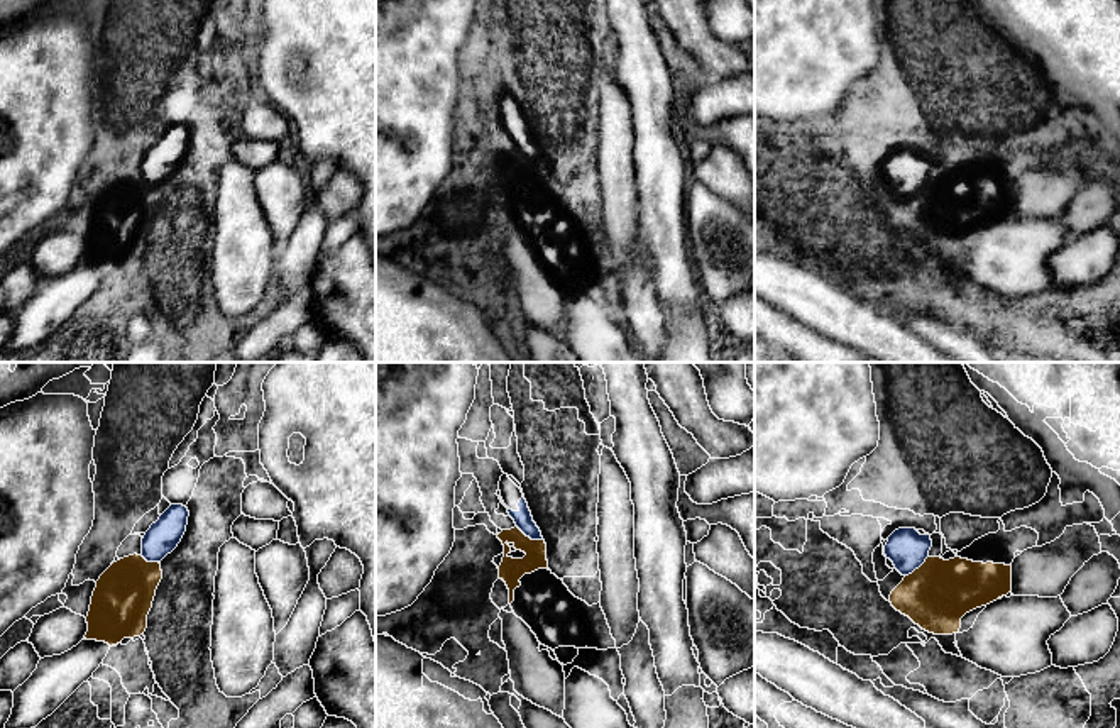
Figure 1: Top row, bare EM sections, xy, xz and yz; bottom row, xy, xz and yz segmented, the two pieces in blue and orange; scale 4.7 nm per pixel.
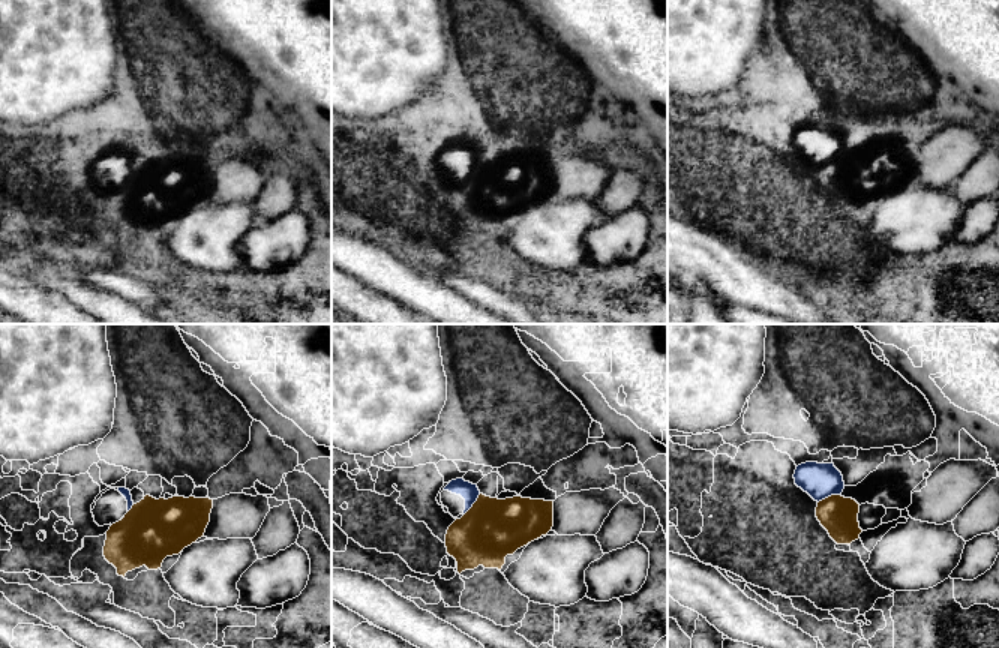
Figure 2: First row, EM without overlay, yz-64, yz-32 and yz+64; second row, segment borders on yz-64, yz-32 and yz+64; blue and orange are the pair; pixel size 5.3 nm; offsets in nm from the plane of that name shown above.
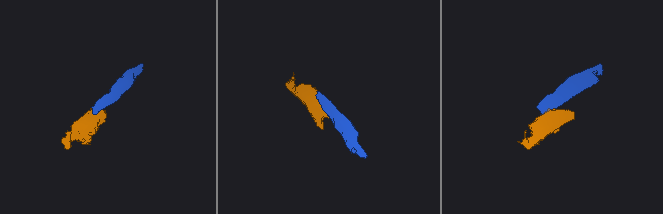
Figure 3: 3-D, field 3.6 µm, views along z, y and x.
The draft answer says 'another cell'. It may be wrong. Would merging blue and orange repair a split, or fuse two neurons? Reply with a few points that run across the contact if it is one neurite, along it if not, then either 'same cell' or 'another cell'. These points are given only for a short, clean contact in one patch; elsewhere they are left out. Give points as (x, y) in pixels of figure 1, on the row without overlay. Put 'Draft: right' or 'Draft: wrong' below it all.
xz (516, 146), (532, 159), (542, 161) | another cell
Draft: right

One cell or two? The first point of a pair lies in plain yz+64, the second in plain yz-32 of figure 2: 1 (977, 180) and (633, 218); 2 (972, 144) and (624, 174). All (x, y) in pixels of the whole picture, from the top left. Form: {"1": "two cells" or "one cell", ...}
{"1": "two cells", "2": "two cells"}

